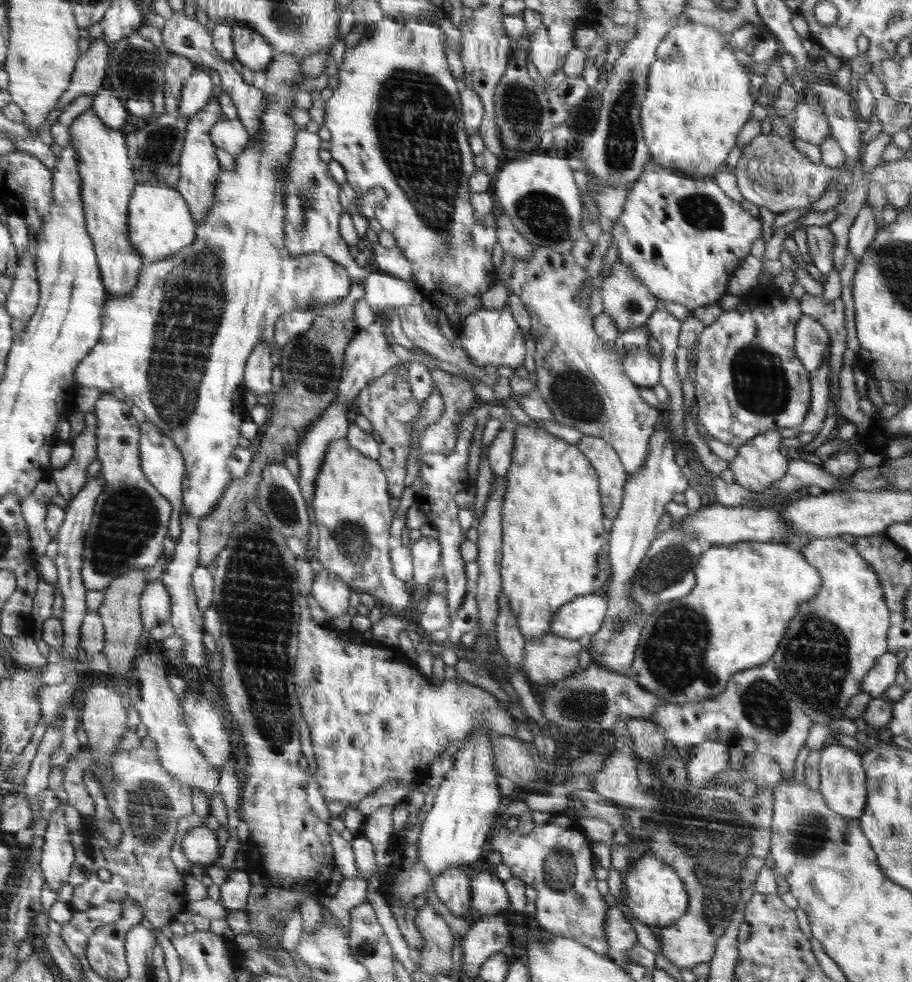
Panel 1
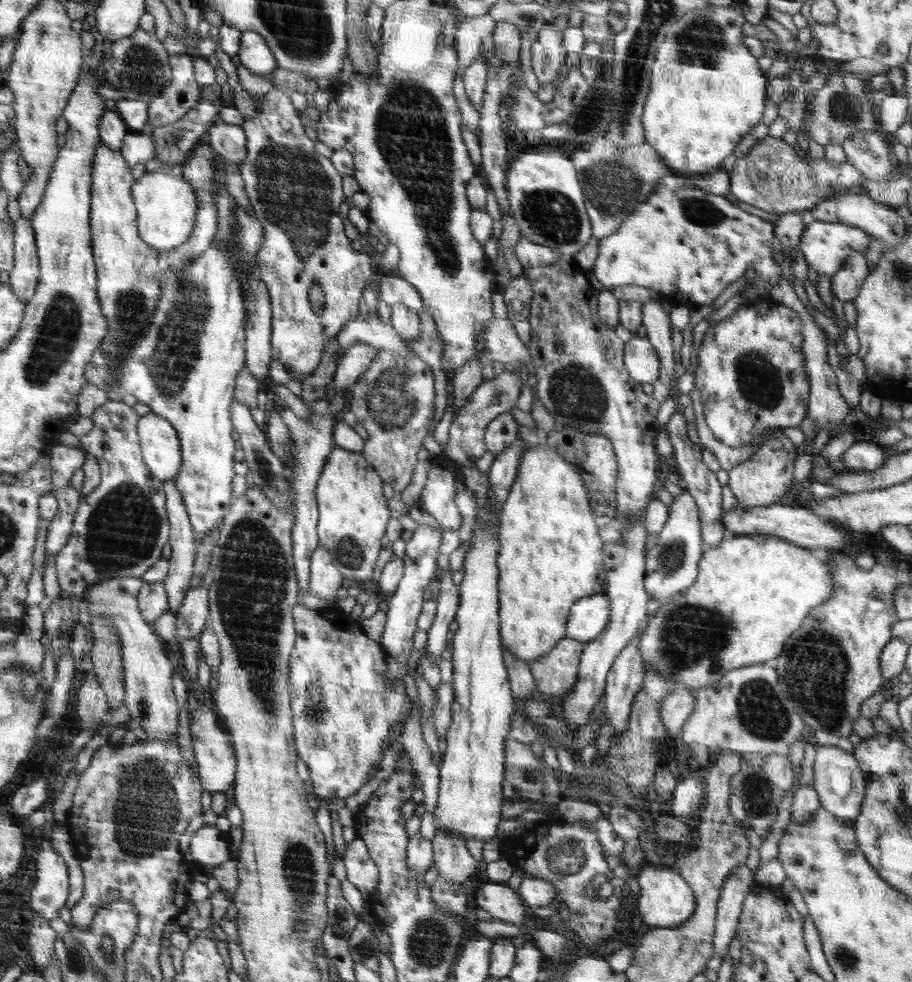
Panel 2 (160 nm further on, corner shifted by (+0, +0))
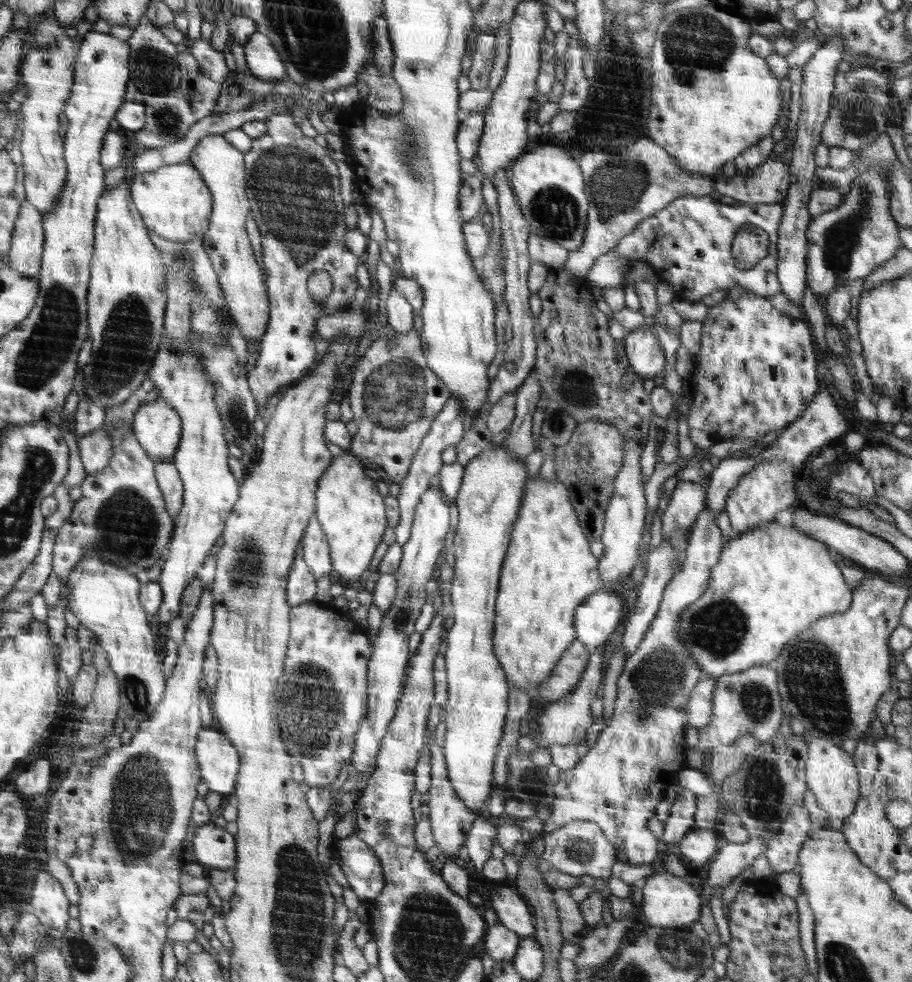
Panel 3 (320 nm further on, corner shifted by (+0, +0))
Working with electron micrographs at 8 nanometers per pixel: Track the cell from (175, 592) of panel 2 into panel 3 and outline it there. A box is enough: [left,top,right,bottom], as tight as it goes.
[155,462,184,522]

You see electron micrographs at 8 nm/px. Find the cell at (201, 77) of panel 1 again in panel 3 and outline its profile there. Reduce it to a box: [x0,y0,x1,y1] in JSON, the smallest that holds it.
[189,39,229,83]

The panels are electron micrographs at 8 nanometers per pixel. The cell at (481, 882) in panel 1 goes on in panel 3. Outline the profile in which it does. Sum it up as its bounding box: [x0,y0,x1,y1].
[488,888,534,938]

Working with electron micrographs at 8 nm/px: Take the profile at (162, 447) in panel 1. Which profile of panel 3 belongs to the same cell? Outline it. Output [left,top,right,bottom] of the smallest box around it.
[134,397,181,464]

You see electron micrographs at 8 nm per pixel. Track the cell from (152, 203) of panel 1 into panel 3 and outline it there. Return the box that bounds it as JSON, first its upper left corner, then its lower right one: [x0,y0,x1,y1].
[131,160,213,243]

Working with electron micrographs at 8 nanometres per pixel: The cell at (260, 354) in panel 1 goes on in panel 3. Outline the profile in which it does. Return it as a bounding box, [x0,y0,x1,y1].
[188,135,270,348]

